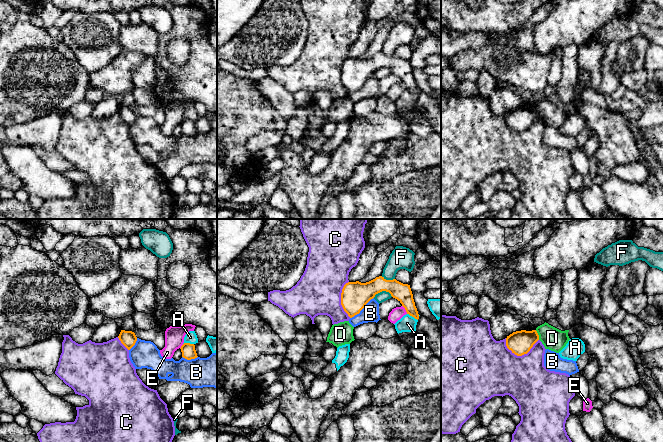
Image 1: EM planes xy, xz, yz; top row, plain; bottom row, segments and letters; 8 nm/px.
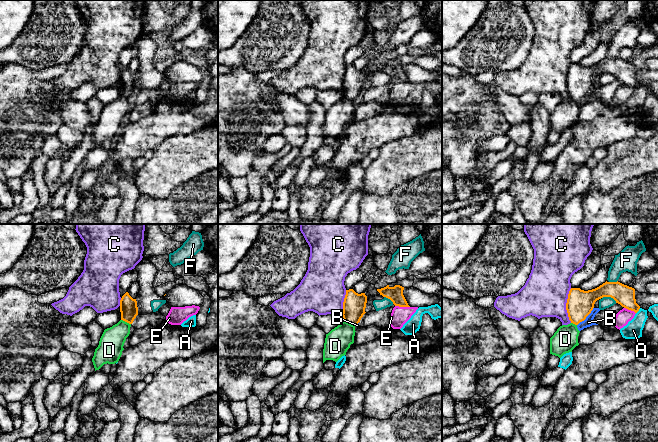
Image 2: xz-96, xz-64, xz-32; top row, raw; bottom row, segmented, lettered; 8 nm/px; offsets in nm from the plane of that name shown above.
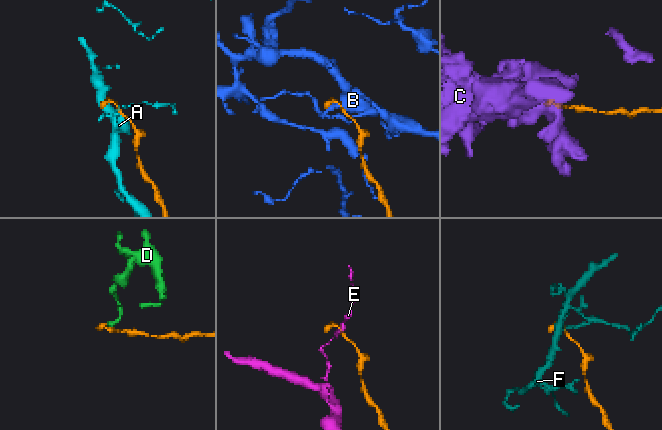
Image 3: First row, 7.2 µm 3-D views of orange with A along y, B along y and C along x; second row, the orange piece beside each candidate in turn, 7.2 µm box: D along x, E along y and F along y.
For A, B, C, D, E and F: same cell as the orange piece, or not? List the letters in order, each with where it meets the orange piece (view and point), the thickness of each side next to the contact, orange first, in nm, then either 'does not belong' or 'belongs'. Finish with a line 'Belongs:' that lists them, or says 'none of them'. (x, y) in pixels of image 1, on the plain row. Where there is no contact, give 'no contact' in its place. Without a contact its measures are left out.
A: meets orange in xy at (188, 119); 110 nm thick on the orange side, 90 nm on the other; does not belong
B: meets orange in xz at (362, 84); 220 nm thick on the orange side, 140 nm on the other; does not belong
C: meets orange in yz at (522, 130); 190 nm thick on the orange side, 400 nm on the other; does not belong
D: meets orange in yz at (538, 111); 190 nm thick on the orange side, 180 nm on the other; does not belong
E: meets orange in xz at (405, 85); 140 nm thick on the orange side, 100 nm on the other; does not belong
F: meets orange in xz at (382, 66); 220 nm thick on the orange side, 80 nm on the other; does not belong
Belongs: none of them

